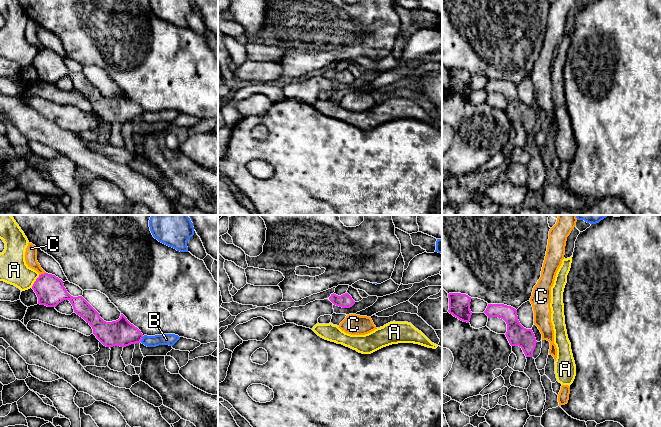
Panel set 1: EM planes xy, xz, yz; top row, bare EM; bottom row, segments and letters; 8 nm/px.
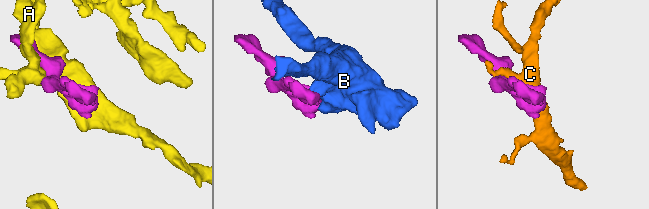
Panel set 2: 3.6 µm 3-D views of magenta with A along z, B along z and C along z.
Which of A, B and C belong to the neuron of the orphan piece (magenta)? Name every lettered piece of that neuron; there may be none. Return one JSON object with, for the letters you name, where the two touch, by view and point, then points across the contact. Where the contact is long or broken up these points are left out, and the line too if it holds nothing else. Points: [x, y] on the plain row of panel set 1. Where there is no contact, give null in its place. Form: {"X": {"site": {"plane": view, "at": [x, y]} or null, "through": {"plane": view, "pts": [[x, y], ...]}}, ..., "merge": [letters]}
{"merge": []}

